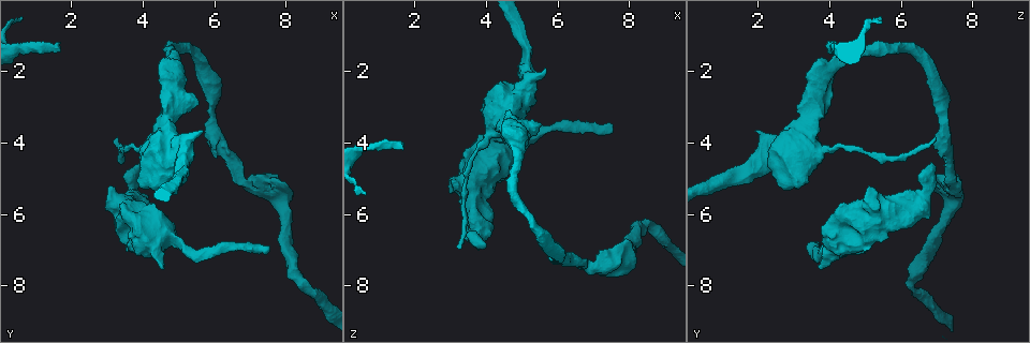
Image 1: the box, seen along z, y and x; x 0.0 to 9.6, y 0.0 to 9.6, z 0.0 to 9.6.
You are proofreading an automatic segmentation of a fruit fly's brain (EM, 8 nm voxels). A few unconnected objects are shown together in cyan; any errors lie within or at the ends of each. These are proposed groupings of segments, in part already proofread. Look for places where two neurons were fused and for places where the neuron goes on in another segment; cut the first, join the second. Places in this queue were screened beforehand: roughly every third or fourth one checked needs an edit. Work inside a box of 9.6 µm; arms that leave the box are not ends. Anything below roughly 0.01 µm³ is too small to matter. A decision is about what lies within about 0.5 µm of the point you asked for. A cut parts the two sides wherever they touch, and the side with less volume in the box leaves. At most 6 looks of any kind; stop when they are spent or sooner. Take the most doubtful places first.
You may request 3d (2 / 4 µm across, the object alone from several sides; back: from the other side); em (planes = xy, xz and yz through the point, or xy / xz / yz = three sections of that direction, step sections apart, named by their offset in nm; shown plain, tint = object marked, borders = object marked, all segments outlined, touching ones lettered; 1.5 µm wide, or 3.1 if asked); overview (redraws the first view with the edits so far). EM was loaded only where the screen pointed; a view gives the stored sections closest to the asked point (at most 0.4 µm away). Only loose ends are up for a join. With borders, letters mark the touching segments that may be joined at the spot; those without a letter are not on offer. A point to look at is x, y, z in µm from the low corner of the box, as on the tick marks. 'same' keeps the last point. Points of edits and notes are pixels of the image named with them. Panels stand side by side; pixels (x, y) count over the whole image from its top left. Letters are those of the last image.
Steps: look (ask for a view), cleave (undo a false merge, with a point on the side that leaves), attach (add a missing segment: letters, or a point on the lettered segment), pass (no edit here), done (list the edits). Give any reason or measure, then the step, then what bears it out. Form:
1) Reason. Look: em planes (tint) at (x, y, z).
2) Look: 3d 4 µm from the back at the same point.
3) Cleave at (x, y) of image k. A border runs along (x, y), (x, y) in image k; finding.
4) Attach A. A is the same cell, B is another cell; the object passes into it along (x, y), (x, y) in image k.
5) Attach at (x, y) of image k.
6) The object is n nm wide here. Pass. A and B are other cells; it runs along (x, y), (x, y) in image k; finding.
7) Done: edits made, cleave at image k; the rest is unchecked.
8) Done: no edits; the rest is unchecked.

Free end. Look: em planes (borders) at (1.70, 1.15, 4.15).

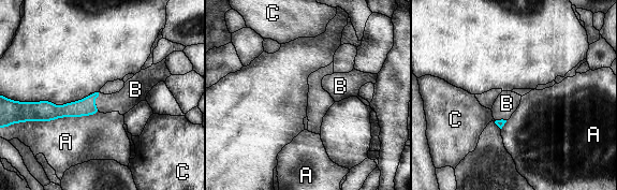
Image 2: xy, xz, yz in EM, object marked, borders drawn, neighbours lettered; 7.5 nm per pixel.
Attach B. B is the same cell, A and C are other cells; it goes on there.

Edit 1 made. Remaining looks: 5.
Branch stops here. Look: 3d 2 µm at (7.55, 7.10, 3.50).

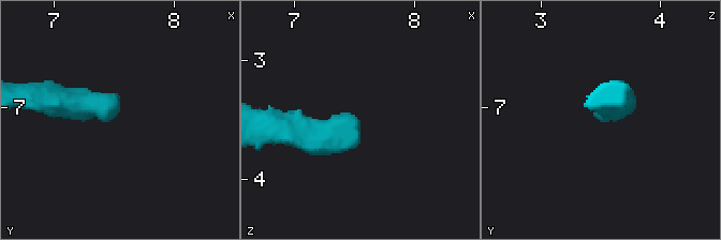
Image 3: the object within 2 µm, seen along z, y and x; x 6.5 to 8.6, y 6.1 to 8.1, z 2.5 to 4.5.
Look: em yz step 8 (borders) at (7.52, 7.04, 3.52).

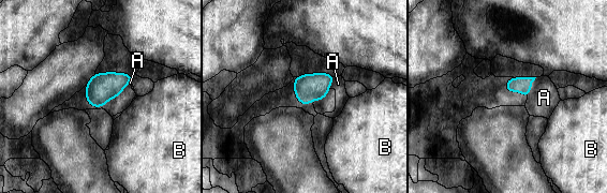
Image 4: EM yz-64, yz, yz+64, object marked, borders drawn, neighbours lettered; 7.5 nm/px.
Pass. A and B are other cells; a border runs along (536, 77), (528, 97) in image 4; no lettered segment goes on from it.

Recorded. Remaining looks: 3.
Free end. Look: em planes (borders) at (4.55, 7.50, 3.70).

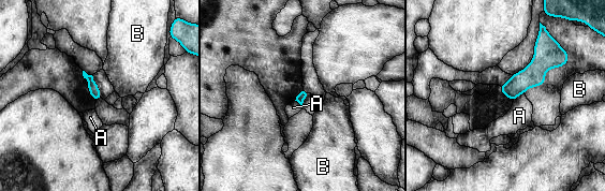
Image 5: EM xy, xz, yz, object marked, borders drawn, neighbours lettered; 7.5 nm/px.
Pass. A and B are other cells; none of them fits.

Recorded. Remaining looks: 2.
Done: edits made, attach at image 2; the rest is unchecked.

